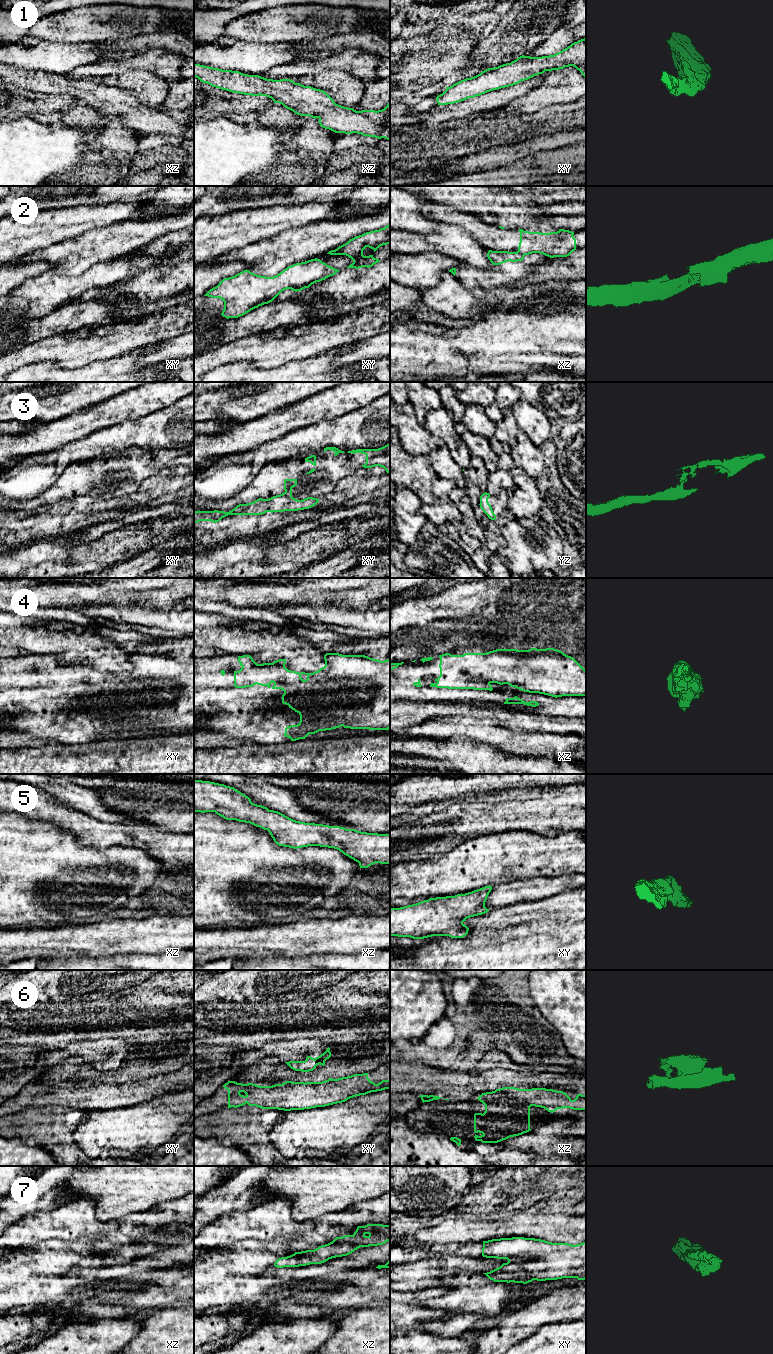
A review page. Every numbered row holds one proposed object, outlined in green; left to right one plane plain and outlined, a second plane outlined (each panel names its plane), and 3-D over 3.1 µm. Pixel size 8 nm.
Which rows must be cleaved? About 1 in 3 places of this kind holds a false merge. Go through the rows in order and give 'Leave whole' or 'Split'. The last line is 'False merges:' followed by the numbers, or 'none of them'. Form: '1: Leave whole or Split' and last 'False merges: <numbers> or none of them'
1: Leave whole
2: Split
3: Split
4: Leave whole
5: Leave whole
6: Split
7: Leave whole
False merges: 2, 3, 6

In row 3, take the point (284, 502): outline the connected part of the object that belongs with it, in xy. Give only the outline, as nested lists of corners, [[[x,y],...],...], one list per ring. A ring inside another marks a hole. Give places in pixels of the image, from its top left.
[[[289,488],[280,495],[273,496],[269,499],[259,498],[254,502],[247,504],[239,504],[229,512],[224,511],[195,511],[194,523],[200,521],[219,522],[222,518],[228,515],[262,515],[266,512],[283,512],[283,511],[298,511],[309,509],[315,506],[319,499],[307,497],[303,500],[298,500],[292,497],[292,488]]]

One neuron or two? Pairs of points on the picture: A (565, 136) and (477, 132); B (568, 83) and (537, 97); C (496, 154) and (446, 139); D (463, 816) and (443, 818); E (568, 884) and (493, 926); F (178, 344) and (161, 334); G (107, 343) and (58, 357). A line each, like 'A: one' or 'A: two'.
A: two
B: one
C: two
D: one
E: two
F: two
G: one

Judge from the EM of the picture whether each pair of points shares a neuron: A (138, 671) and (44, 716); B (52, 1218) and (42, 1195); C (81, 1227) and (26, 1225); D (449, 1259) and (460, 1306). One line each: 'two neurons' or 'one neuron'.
A: one neuron
B: two neurons
C: one neuron
D: two neurons

